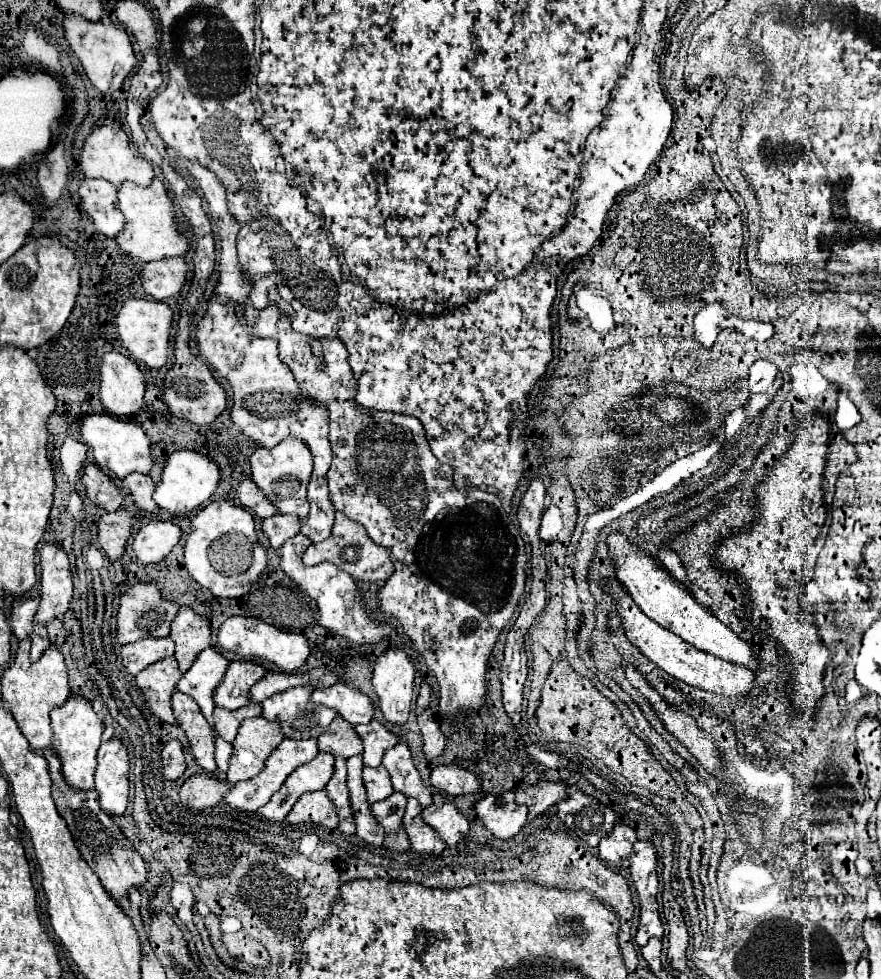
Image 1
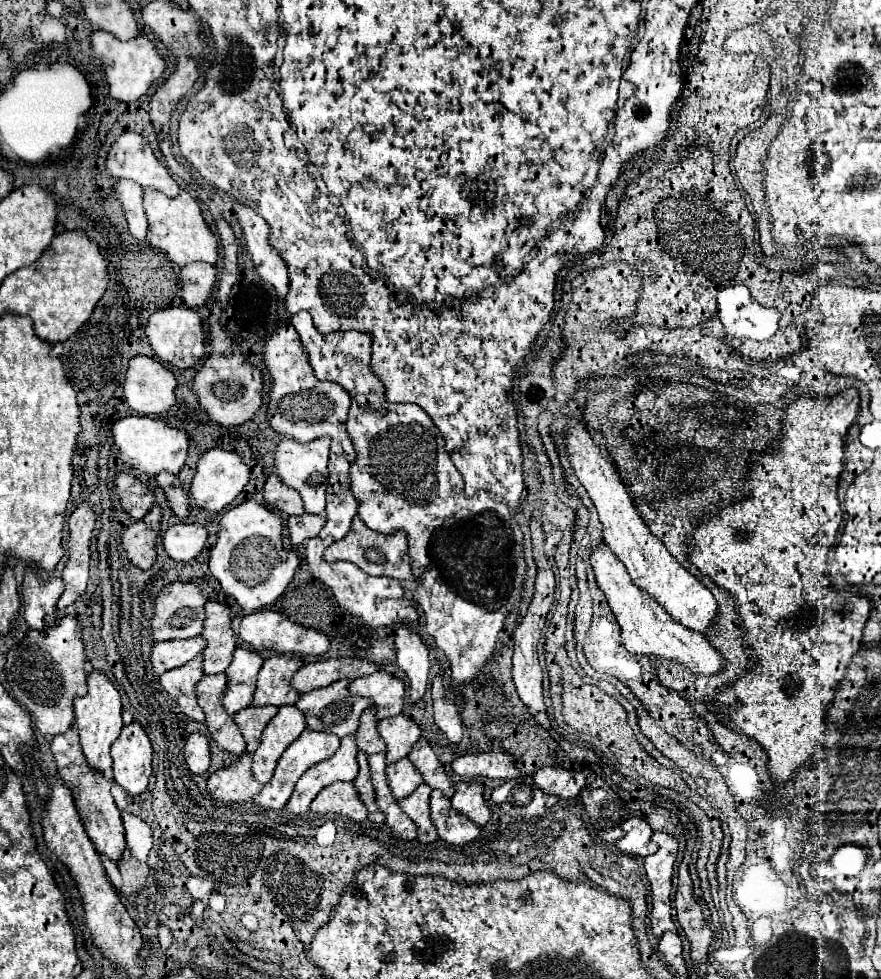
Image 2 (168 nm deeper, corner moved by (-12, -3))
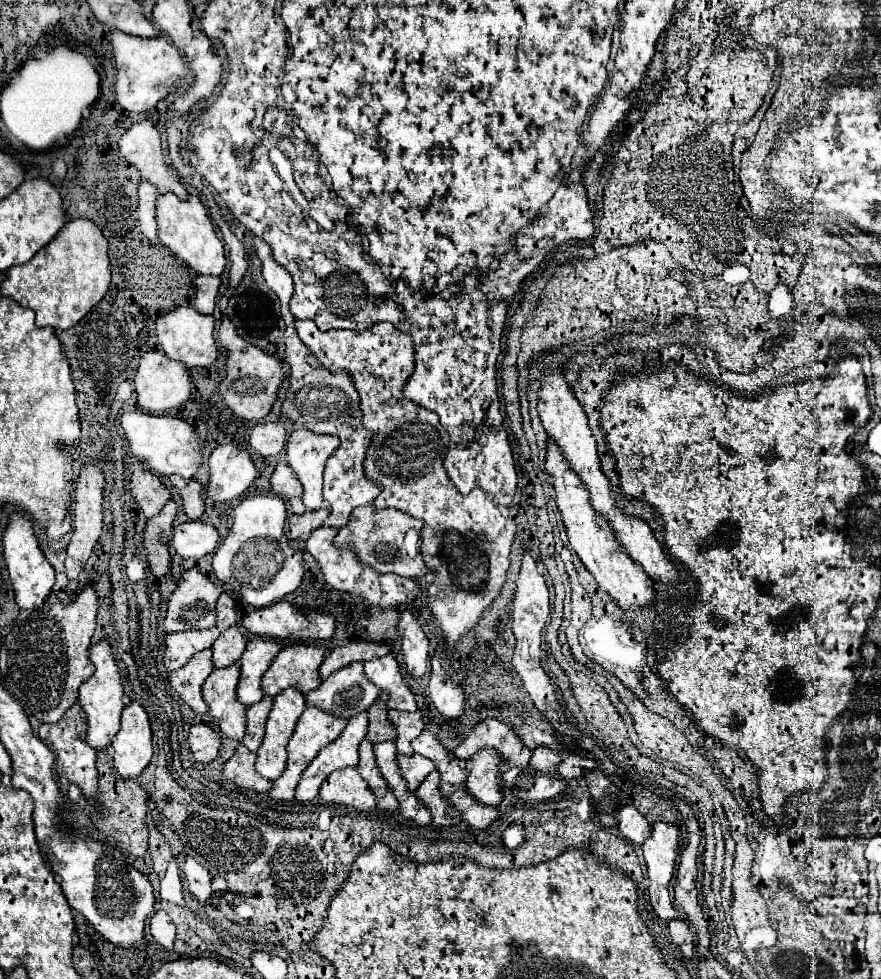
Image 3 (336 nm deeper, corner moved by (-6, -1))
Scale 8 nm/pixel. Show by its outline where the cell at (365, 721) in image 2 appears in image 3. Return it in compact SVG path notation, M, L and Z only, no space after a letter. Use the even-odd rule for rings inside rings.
M382 692L378 696L378 700L374 702L372 708L368 708L368 734L366 738L374 744L378 742L384 742L384 740L394 740L396 738L396 730L394 730L394 724L390 722L388 718L388 708L386 708L386 700L390 696L386 692Z

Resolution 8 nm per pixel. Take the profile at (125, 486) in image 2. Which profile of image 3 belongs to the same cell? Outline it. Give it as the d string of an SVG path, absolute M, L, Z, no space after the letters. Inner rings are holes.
M136 470L132 474L132 496L136 498L140 510L146 514L146 518L156 516L162 506L172 498L170 488L160 482L160 478L148 470Z

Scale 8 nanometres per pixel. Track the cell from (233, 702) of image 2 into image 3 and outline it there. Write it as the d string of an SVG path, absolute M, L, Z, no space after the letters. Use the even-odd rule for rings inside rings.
M254 638L248 642L248 648L244 656L240 658L242 662L242 676L238 684L238 700L250 704L256 704L262 696L262 676L270 668L270 662L276 658L276 654L284 646L272 638Z

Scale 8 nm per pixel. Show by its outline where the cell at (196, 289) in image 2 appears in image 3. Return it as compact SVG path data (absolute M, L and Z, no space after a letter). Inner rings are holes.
M198 276L196 280L196 298L194 298L194 308L202 314L212 314L218 298L218 288L220 288L220 278L218 276Z

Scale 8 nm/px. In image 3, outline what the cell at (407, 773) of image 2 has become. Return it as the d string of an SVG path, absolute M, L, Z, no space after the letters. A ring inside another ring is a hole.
M400 754L398 756L398 764L400 764L400 770L402 770L402 778L406 780L408 784L408 790L416 790L424 778L434 772L434 762L430 762L428 758L422 758L418 754L410 754L410 756L404 756Z

